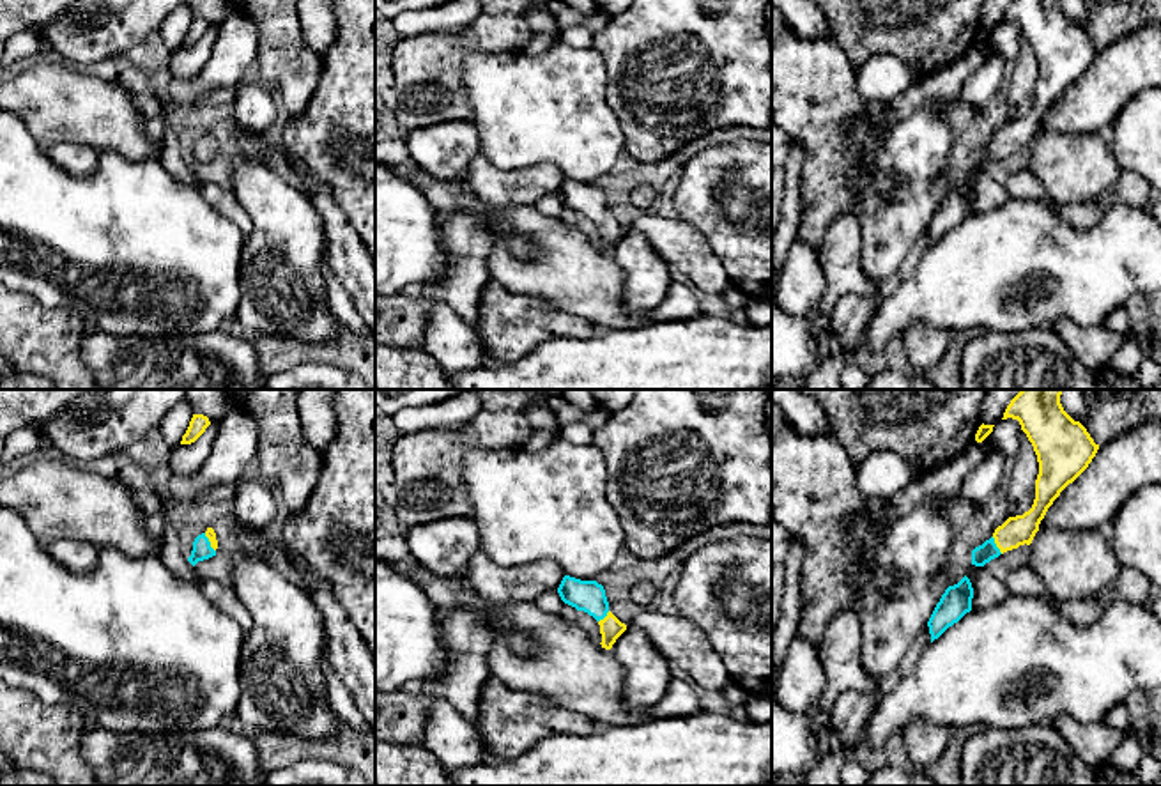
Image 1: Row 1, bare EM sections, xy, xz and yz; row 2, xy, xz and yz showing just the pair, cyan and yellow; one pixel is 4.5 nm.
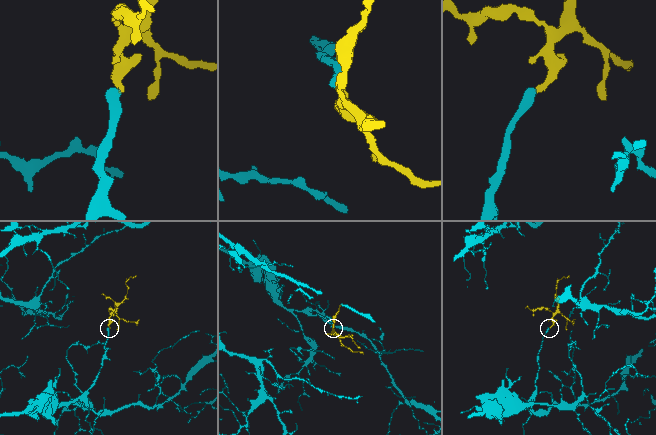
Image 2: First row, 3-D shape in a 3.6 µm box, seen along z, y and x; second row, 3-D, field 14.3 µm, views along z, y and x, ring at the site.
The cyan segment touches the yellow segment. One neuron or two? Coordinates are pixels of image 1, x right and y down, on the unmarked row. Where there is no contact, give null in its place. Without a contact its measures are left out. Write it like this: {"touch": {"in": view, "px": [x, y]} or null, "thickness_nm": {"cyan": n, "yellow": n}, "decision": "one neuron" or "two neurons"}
{"touch": {"in": "yz", "px": [995, 149]}, "thickness_nm": {"cyan": 90, "yellow": 140}, "decision": "one neuron"}

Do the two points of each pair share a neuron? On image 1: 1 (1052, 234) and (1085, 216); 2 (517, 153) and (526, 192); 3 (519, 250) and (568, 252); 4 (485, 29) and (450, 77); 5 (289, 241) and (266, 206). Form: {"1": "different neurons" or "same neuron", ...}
{"1": "different neurons", "2": "different neurons", "3": "different neurons", "4": "same neuron", "5": "same neuron"}

